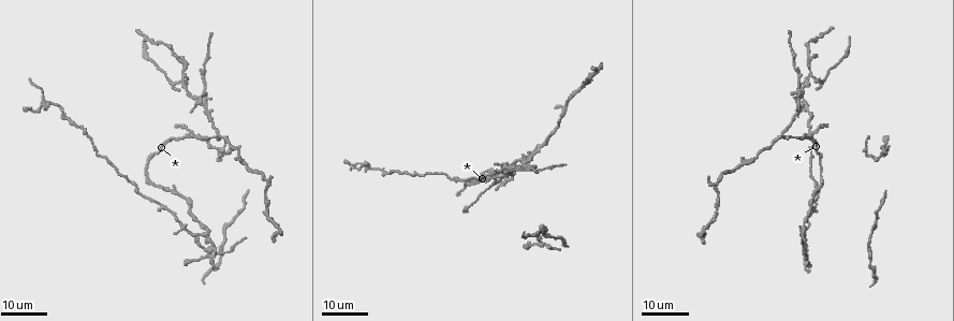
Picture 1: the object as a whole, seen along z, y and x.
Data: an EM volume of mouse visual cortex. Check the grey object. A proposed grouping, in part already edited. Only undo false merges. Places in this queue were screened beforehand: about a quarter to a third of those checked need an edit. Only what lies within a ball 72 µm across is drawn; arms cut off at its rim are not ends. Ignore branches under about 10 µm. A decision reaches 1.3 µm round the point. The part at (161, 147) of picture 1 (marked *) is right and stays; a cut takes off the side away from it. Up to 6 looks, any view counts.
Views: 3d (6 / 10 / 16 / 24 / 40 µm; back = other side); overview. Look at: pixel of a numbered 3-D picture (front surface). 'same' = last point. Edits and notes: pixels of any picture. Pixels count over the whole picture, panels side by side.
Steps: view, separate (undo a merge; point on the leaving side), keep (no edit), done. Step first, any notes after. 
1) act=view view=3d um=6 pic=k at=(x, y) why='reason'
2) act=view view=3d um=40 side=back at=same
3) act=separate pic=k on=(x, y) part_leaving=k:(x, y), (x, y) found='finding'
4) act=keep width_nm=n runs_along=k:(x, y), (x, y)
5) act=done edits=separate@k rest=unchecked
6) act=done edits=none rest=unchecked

act=view view=3d um=24 pic=1 at=(192, 135) why='three arms meet'

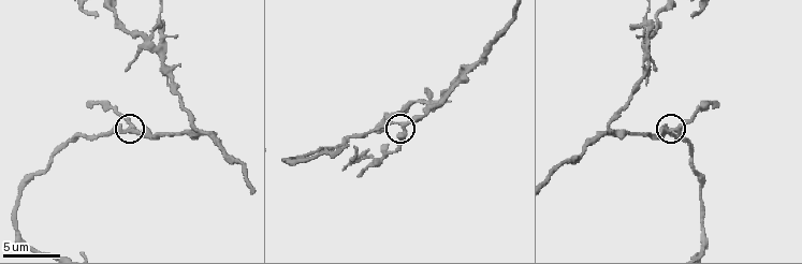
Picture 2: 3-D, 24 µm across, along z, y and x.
act=view view=3d um=6 pic=2 at=(132, 129)

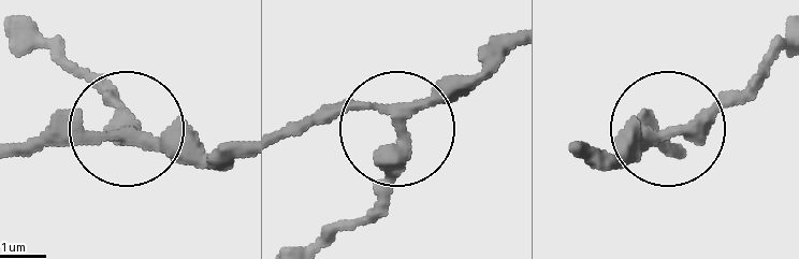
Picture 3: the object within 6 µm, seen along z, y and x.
act=keep runs_along=3:(286, 138), (366, 102), (389, 114), (401, 160), (381, 214) found='one neuron here'

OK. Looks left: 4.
act=view view=3d um=16 pic=1 at=(217, 159) why='two arms in line, one across'

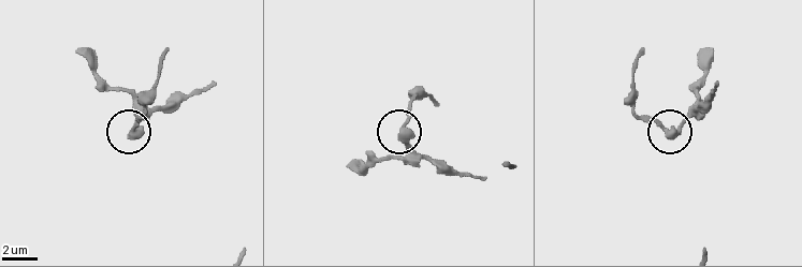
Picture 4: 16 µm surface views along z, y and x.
act=view view=3d um=10 pic=4 at=(660, 127)

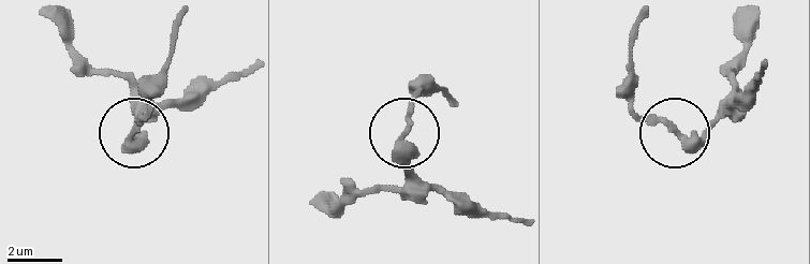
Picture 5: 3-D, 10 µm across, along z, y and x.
act=keep width_nm=270 found='all the same neuron'

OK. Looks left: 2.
act=view view=3d um=10 pic=2 at=(469, 66) why='branch point'

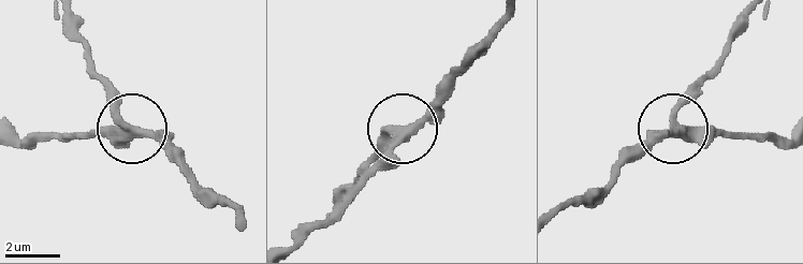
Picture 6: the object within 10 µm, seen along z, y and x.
act=view view=3d um=10 side=back pic=6 at=(396, 127)

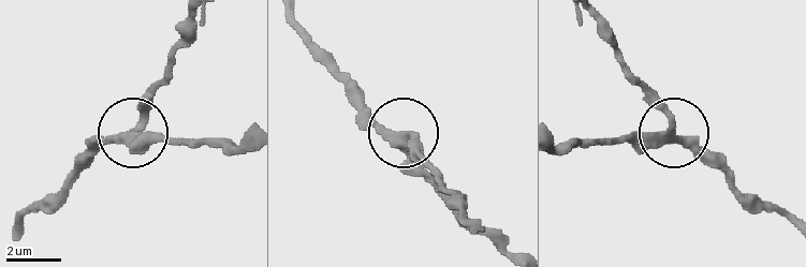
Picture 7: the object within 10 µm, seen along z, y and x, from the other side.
act=keep width_nm=280 runs_along=7:(236, 146), (125, 134), (86, 166) found='all the same neuron'

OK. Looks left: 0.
act=done edits=none rest=unchecked

